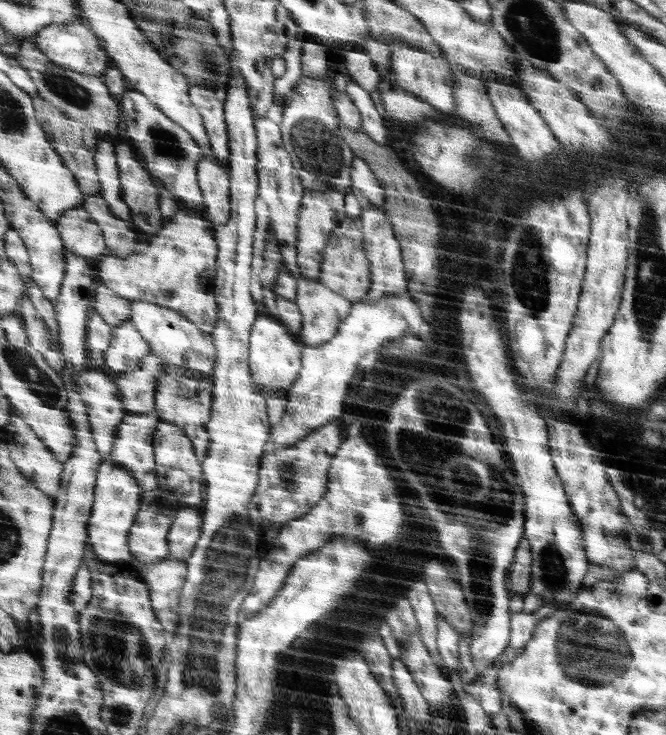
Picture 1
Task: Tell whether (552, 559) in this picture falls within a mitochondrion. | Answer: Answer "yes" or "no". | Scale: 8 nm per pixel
yes

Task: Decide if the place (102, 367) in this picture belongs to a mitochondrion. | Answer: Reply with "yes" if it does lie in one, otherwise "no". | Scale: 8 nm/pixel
no

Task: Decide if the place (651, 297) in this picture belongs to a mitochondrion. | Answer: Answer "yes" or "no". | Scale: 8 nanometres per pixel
yes

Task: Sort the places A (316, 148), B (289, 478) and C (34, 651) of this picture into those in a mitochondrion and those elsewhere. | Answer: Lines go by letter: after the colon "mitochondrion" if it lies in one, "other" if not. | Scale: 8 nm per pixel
A: mitochondrion
B: mitochondrion
C: other

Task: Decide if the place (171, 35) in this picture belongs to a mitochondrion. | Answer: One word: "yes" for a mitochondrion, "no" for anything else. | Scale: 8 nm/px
yes

